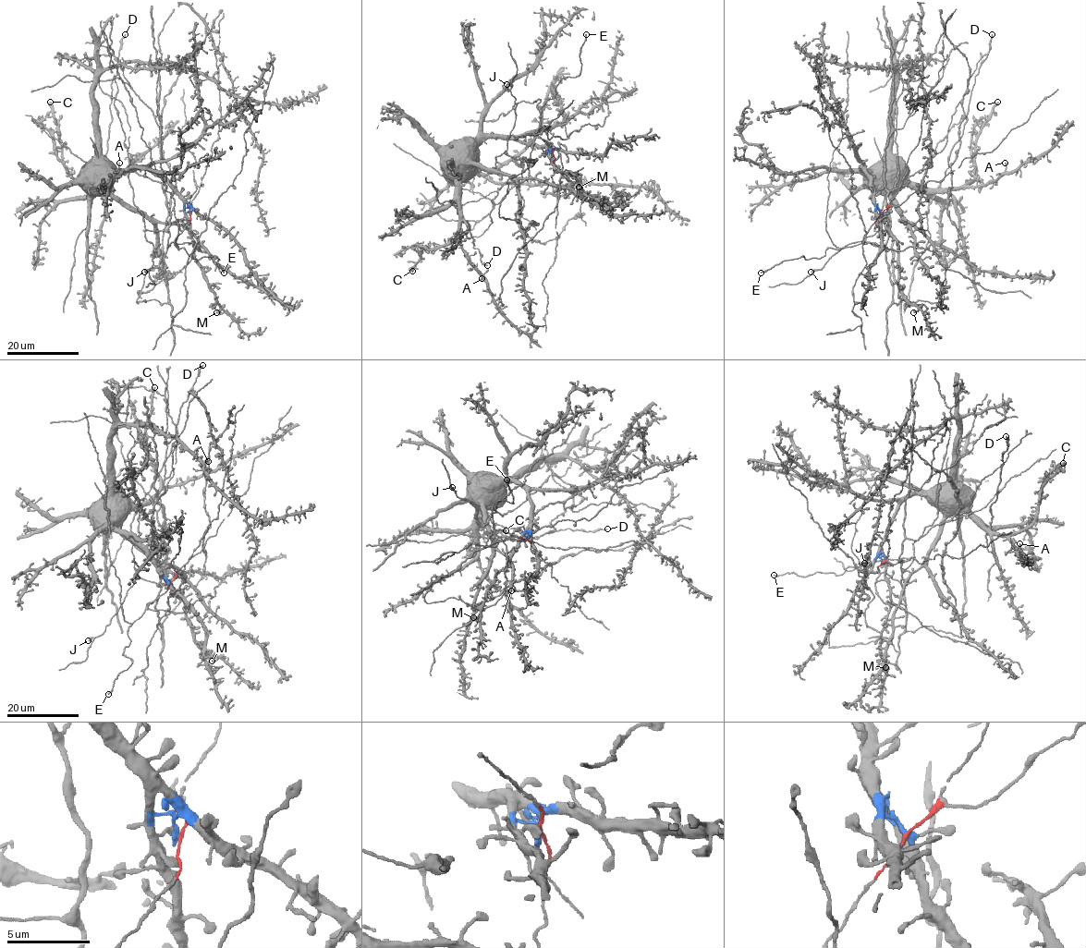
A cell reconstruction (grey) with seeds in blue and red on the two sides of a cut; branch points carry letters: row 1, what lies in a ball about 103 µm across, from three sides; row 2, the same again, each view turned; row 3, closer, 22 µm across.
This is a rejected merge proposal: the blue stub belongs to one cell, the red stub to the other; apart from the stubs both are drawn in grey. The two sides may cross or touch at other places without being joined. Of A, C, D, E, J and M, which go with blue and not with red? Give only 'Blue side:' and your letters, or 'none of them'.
Blue side: A, C, D, M

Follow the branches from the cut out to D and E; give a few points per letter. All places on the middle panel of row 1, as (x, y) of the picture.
D: (553, 154), (511, 137), (487, 137), (478, 146), (478, 164), (461, 183), (457, 213), (487, 264)
E: (554, 154), (553, 148), (538, 133), (542, 106), (555, 96), (561, 79), (579, 74), (580, 47), (586, 34)

